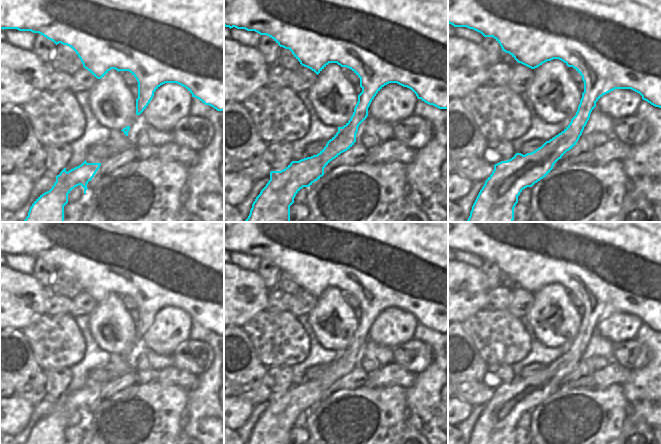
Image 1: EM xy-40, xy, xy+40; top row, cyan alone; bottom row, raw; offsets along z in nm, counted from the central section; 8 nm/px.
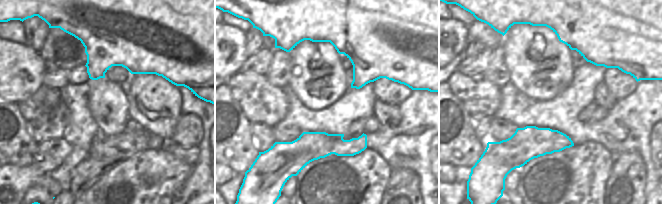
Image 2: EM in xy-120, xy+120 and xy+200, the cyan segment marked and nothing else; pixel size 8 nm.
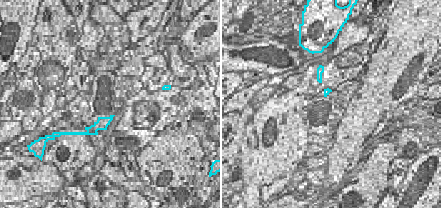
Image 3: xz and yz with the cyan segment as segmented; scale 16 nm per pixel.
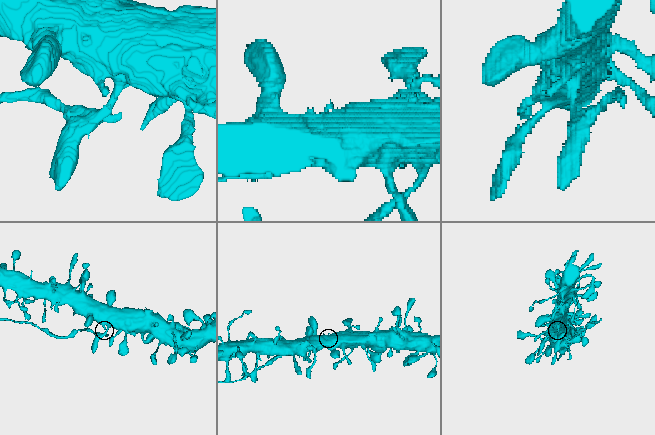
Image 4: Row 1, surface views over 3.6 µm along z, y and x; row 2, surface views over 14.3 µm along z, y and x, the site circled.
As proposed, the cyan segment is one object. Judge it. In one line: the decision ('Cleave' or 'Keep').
Cleave

